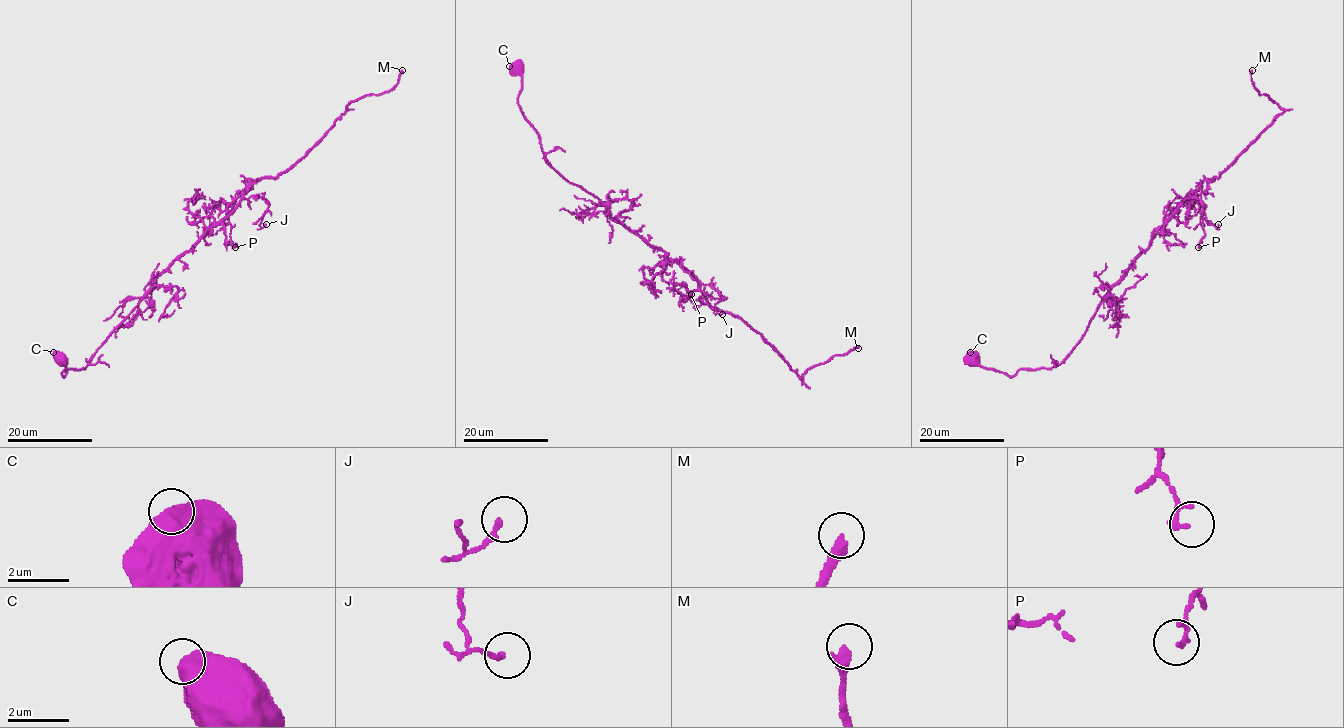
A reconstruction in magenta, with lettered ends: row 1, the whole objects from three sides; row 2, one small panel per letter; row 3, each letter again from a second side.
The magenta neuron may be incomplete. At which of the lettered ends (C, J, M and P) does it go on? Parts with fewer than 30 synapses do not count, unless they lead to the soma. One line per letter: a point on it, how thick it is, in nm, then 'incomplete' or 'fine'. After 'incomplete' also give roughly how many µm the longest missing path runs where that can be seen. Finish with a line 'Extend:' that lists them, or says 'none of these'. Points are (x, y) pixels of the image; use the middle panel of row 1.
C: at (509, 66); 800 nm thick; fine
J: at (722, 314); 170 nm thick; fine
M: at (858, 348); 360 nm thick; incomplete; about 20 µm are missing
P: at (691, 294); 100 nm thick; fine
Extend: M

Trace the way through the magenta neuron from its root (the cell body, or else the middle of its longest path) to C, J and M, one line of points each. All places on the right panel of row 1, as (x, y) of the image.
C: (1154, 231), (1150, 245), (1102, 299), (1080, 342), (1060, 364), (1020, 369), (1009, 377), (983, 368), (970, 352)
J: (1154, 231), (1188, 196), (1201, 201), (1208, 224), (1217, 228), (1218, 224)
M: (1154, 231), (1204, 180), (1218, 177), (1284, 111), (1267, 94), (1259, 94), (1251, 79), (1252, 70)

